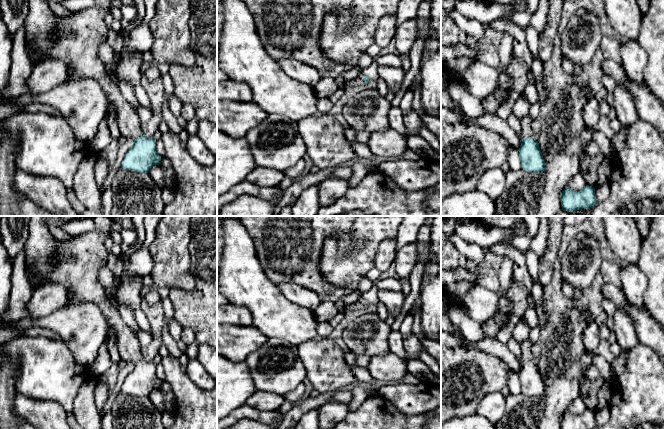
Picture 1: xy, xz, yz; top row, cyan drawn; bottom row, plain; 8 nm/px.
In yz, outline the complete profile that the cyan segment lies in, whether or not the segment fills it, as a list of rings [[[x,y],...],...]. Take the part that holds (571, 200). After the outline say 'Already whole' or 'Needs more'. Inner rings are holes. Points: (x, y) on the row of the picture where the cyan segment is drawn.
[[[586,185],[580,191],[571,190],[568,186],[561,192],[560,196],[562,210],[573,212],[592,208],[598,201],[595,188]]]. Already whole

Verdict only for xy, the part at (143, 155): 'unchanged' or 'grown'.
grown

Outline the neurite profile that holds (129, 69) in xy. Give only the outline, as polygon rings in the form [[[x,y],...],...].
[[[129,32],[123,33],[123,47],[122,58],[118,67],[118,76],[120,79],[127,80],[133,85],[135,96],[140,106],[151,110],[150,99],[141,85],[141,64],[142,64],[142,52],[130,53],[127,46],[129,44]]]

